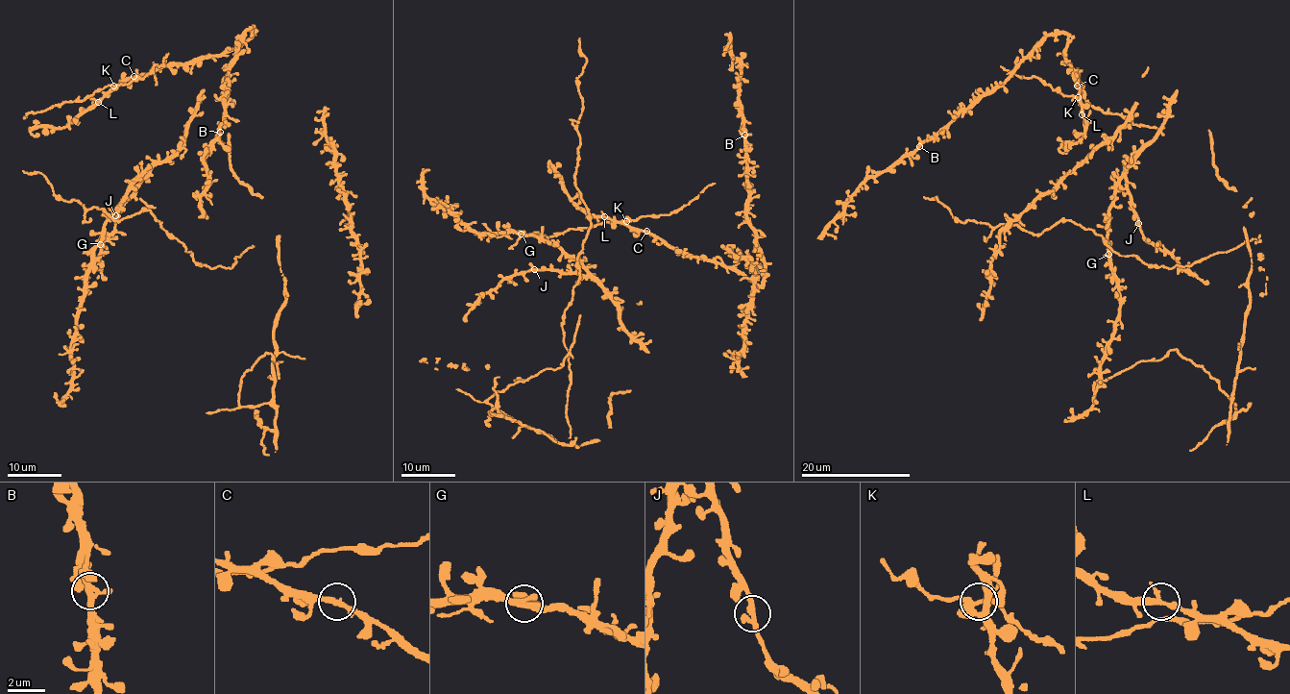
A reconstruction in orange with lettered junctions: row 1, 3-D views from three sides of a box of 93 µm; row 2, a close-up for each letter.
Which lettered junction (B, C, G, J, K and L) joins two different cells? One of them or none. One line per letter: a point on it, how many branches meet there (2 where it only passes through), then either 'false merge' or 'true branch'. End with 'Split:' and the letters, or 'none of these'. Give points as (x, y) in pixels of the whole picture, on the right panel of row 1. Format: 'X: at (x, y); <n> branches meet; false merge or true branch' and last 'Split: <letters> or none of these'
B: at (919, 146); 3 branches meet; true branch
C: at (1077, 86); 3 branches meet; true branch
G: at (1108, 254); 3 branches meet; true branch
J: at (1138, 223); 3 branches meet; true branch
K: at (1078, 97); 3 branches meet; true branch
L: at (1082, 114); 3 branches meet; true branch
Split: none of these

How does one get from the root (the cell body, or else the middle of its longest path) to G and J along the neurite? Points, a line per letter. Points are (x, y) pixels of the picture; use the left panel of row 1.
G: (135, 176), (117, 212), (106, 222), (100, 244)
J: (135, 176), (140, 179), (139, 186), (115, 215)

